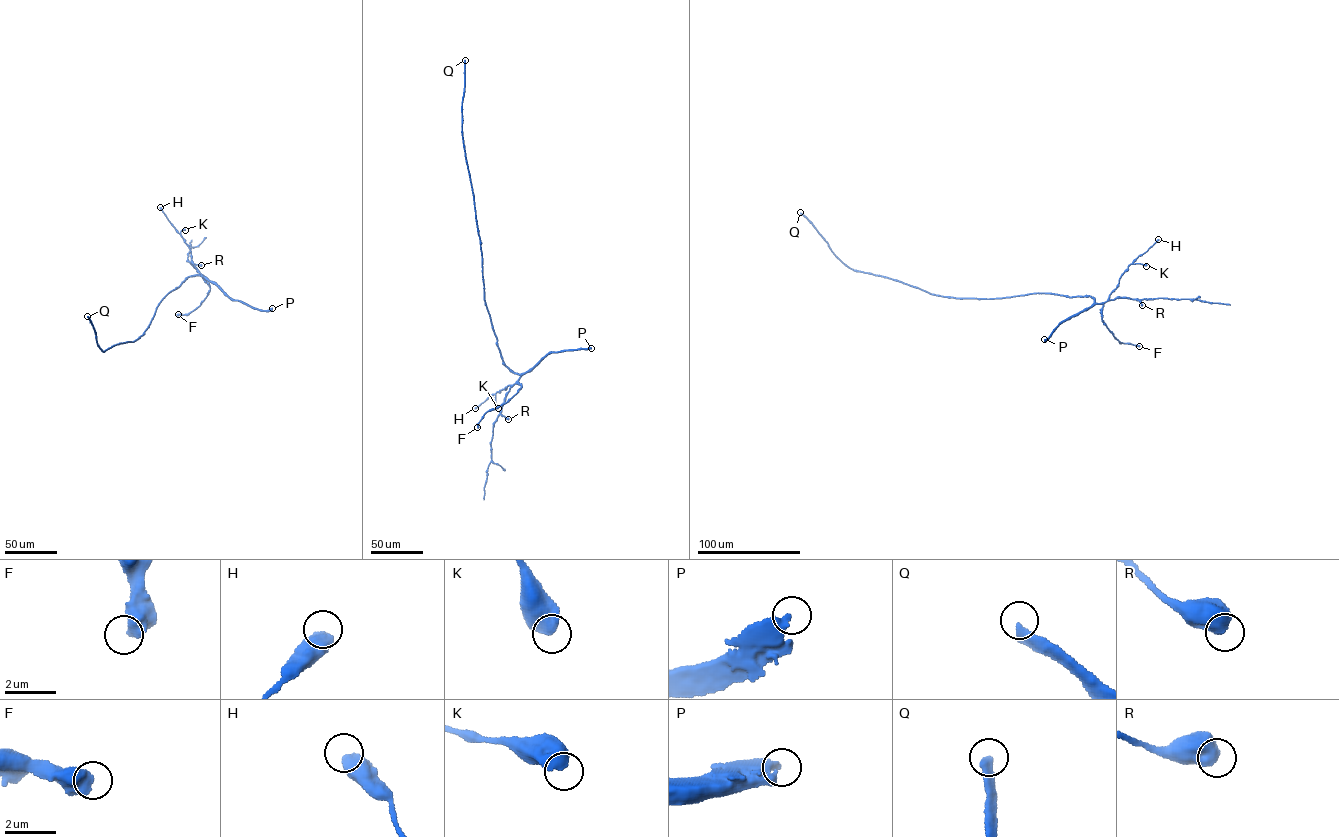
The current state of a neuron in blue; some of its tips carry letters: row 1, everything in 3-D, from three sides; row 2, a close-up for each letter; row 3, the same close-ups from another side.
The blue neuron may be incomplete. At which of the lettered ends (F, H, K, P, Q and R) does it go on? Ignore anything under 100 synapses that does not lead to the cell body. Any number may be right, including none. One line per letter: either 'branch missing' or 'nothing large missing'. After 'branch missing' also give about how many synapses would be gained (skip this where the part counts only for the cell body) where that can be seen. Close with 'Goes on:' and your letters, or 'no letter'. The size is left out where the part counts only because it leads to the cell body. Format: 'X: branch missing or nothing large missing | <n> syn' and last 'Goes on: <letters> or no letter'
F: nothing large missing
H: nothing large missing
K: nothing large missing
P: nothing large missing
Q: branch missing | 300 syn
R: nothing large missing
Goes on: Q

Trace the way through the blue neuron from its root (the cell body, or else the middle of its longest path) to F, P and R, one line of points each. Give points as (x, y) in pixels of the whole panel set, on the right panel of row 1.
F: (1012, 296), (1042, 293), (1089, 296), (1095, 303), (1103, 304), (1102, 322), (1115, 338), (1121, 343), (1139, 346)
P: (1012, 296), (1042, 293), (1094, 299), (1090, 307), (1063, 321), (1044, 339)
R: (1012, 296), (1042, 293), (1089, 296), (1098, 303), (1126, 297), (1139, 300), (1142, 305)

